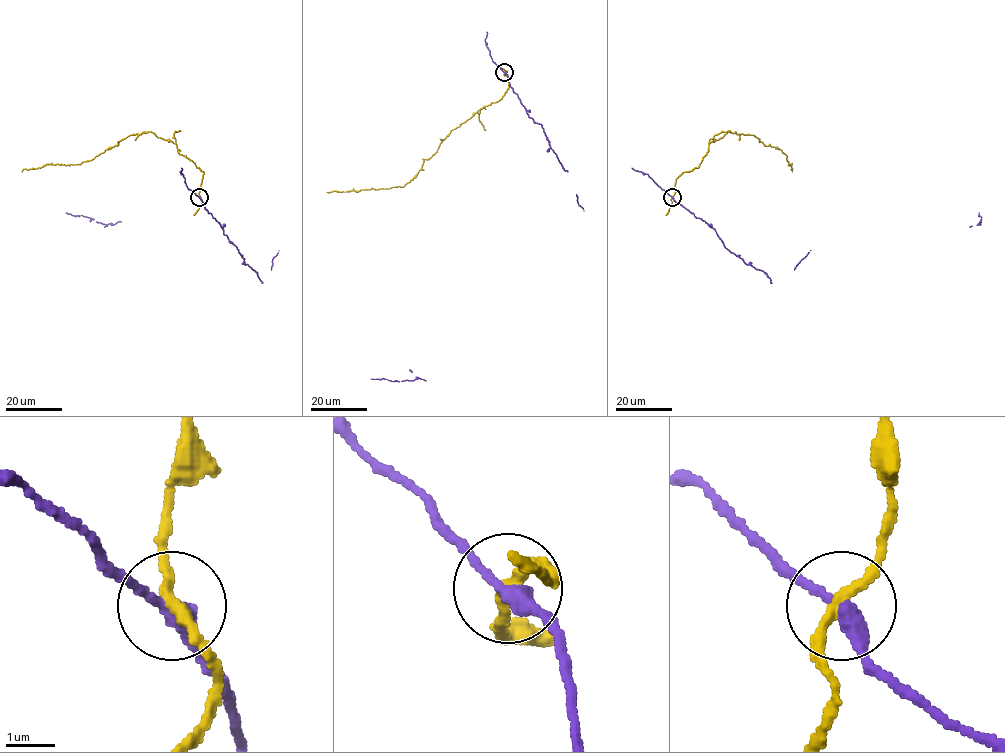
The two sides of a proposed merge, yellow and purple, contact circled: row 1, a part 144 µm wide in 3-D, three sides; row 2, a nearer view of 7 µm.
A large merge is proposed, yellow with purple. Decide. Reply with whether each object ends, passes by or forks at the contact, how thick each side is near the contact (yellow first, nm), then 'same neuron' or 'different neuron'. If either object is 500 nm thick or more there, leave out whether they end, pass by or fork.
yellow passes by; purple passes by; calibres 240 and 300 nm; different neuron

